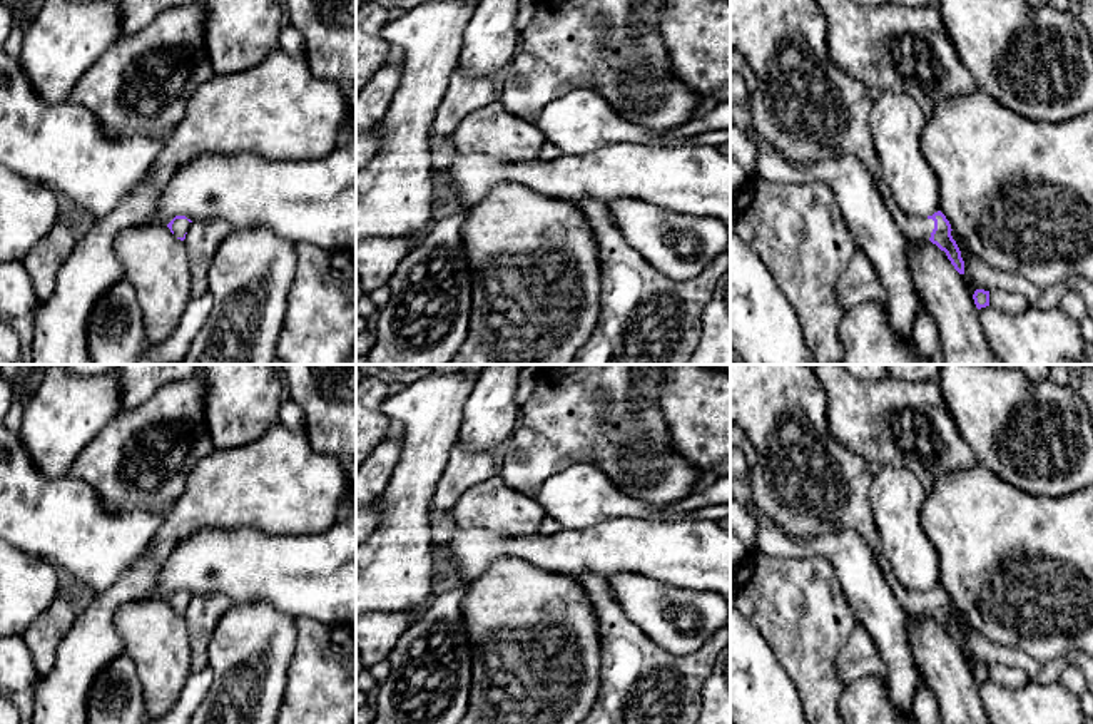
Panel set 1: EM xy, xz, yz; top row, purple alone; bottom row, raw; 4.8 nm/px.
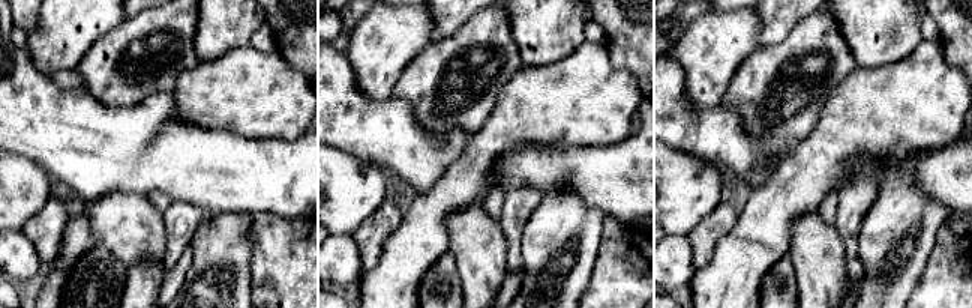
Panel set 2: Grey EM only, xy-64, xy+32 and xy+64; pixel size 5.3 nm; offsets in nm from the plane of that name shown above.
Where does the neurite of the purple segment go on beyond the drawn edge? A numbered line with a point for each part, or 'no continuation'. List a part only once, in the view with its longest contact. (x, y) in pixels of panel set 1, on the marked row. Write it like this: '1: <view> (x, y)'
1: xy (181, 226)

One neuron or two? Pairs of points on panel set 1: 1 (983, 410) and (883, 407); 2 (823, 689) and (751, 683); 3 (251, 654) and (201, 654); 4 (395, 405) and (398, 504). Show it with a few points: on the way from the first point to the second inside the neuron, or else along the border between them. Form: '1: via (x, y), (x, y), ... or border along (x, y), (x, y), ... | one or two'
1: border along (938, 382), (946, 410), (966, 443) | two
2: border along (772, 652), (793, 683), (803, 706) | two
3: border along (221, 617), (209, 641), (208, 666) | two
4: via (413, 430), (413, 479) | one

